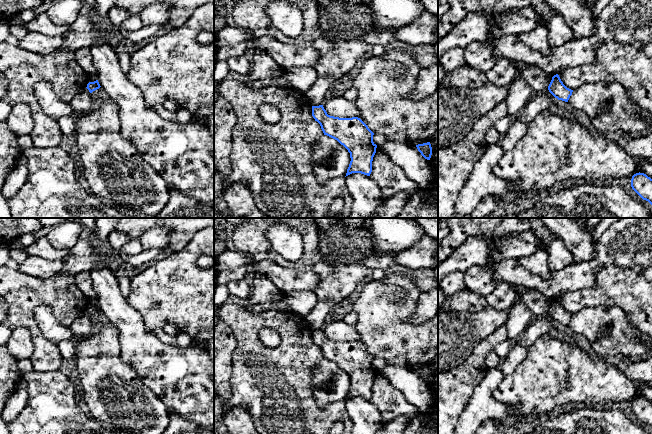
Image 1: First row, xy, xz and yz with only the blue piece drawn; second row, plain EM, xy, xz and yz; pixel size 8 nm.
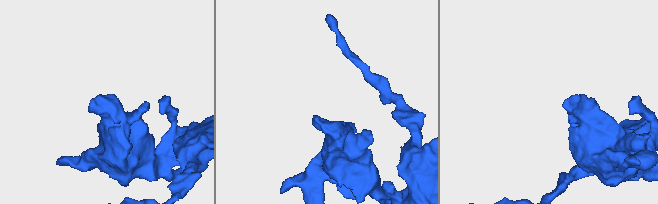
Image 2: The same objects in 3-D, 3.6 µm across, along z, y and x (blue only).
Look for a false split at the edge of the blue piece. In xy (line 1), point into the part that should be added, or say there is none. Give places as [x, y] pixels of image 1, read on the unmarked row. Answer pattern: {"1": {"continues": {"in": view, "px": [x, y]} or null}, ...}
{"1": {"continues": null}}

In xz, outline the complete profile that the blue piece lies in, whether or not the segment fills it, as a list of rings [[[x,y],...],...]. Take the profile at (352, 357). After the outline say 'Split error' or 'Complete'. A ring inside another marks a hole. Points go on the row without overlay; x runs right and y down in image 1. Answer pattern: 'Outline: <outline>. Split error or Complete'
Outline: [[[323,329],[312,330],[312,340],[320,348],[324,359],[337,364],[350,377],[346,400],[352,397],[370,400],[377,369],[373,366],[374,357],[368,350],[358,341],[330,340]]]. Complete

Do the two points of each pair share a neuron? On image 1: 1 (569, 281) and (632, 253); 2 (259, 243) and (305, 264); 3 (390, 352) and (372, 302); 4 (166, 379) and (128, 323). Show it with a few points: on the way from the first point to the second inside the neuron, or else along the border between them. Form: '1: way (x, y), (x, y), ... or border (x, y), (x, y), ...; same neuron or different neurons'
1: way (585, 273), (607, 253), (616, 253); same neuron
2: way (267, 254), (276, 257), (284, 263), (293, 264); same neuron
3: way (391, 340), (391, 337), (383, 328), (382, 314); same neuron
4: way (158, 365), (136, 343), (133, 337); same neuron

